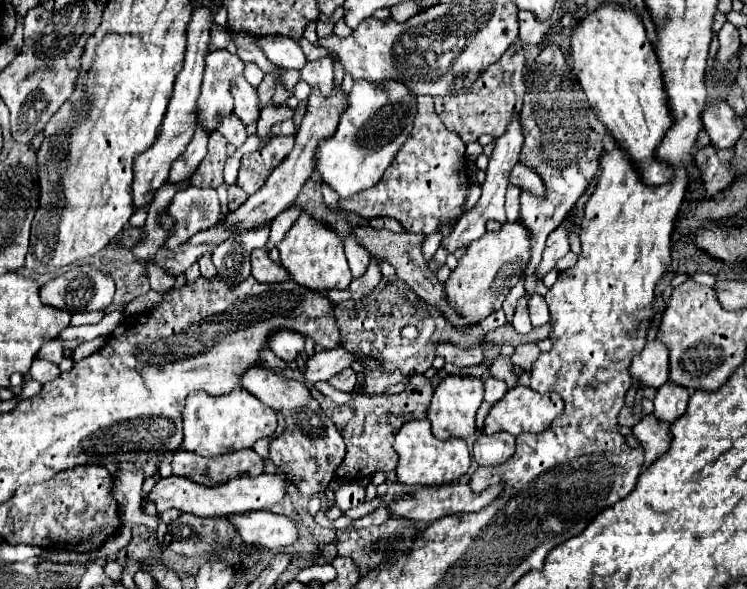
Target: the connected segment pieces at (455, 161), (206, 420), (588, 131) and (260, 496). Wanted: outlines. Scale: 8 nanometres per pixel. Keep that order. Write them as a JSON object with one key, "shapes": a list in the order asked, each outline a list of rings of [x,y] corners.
{"shapes":[[[[424,95],[418,97],[418,115],[408,141],[402,145],[396,161],[388,167],[388,173],[380,179],[380,185],[356,193],[356,197],[342,199],[344,209],[352,209],[362,217],[394,217],[404,231],[432,235],[444,227],[456,223],[464,213],[468,197],[468,175],[466,175],[466,145],[464,141],[448,131],[440,121],[434,99]]],[[[236,389],[230,395],[212,397],[204,391],[196,391],[186,397],[184,407],[184,441],[180,449],[198,453],[202,457],[214,457],[228,451],[252,447],[258,439],[272,435],[276,429],[276,413],[256,401],[246,389]]],[[[546,43],[534,65],[526,67],[524,85],[526,97],[520,111],[524,145],[520,151],[520,163],[538,173],[546,189],[544,197],[536,197],[530,191],[522,191],[520,195],[520,221],[532,233],[532,259],[524,271],[526,279],[530,279],[532,269],[538,269],[542,261],[546,237],[564,221],[588,183],[596,177],[598,159],[604,151],[602,139],[608,131],[586,103],[586,95],[572,75],[558,43]]],[[[262,473],[258,477],[236,477],[216,487],[196,485],[194,481],[172,475],[168,479],[160,479],[154,485],[154,489],[148,493],[148,499],[156,503],[158,511],[166,511],[174,507],[182,513],[192,513],[198,517],[228,517],[234,513],[270,509],[274,503],[284,499],[284,495],[288,493],[288,485],[292,485],[292,481],[288,481],[282,473]]]]}

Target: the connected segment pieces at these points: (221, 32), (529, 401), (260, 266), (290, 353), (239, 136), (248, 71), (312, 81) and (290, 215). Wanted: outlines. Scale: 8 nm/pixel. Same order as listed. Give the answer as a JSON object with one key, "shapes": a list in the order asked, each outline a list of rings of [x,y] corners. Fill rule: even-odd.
{"shapes":[[[[214,25],[212,27],[212,33],[210,33],[210,51],[224,49],[228,43],[230,43],[228,31],[224,27],[220,27],[220,25]]],[[[518,385],[514,389],[508,389],[508,393],[492,405],[488,417],[486,417],[486,425],[484,425],[484,433],[492,435],[498,431],[506,431],[510,435],[520,435],[524,431],[530,433],[540,433],[544,429],[548,429],[548,425],[564,411],[564,401],[558,393],[536,393],[530,387]]],[[[254,249],[252,255],[252,275],[260,283],[282,283],[288,281],[288,273],[284,273],[284,267],[280,263],[274,263],[266,249]]],[[[282,329],[276,335],[272,335],[268,345],[282,361],[296,361],[304,349],[304,337],[300,333]]],[[[230,113],[228,117],[220,117],[216,131],[222,133],[222,137],[232,143],[234,147],[240,147],[248,139],[246,125],[236,117],[236,113]]],[[[246,65],[246,67],[244,67],[244,77],[246,77],[254,87],[258,87],[260,81],[262,81],[262,77],[264,77],[264,73],[262,73],[262,69],[260,69],[258,65]]],[[[318,59],[318,61],[306,63],[306,67],[300,71],[300,75],[310,87],[318,87],[318,91],[324,97],[328,97],[328,93],[332,93],[334,75],[332,75],[332,61],[330,59]]],[[[292,205],[290,209],[286,209],[282,215],[278,215],[278,217],[270,223],[272,231],[270,231],[270,243],[268,243],[266,249],[272,249],[272,247],[278,245],[278,241],[282,241],[282,237],[288,233],[288,229],[290,229],[290,227],[294,225],[294,221],[298,219],[300,211],[302,211],[300,207]]]]}

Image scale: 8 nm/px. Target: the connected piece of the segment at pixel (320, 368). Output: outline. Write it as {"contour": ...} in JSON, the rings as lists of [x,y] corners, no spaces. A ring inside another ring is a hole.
{"contour":[[[338,345],[336,349],[324,349],[320,353],[314,353],[306,363],[306,373],[304,375],[310,383],[328,381],[332,375],[350,367],[354,361],[362,361],[362,359]]]}

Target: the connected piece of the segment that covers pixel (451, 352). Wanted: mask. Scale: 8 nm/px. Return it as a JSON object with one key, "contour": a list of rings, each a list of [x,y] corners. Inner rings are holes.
{"contour":[[[446,343],[444,345],[436,345],[436,355],[444,357],[446,361],[450,361],[456,367],[470,367],[470,365],[478,365],[482,363],[482,347],[472,347],[472,349],[462,349],[460,345],[452,345]]]}

